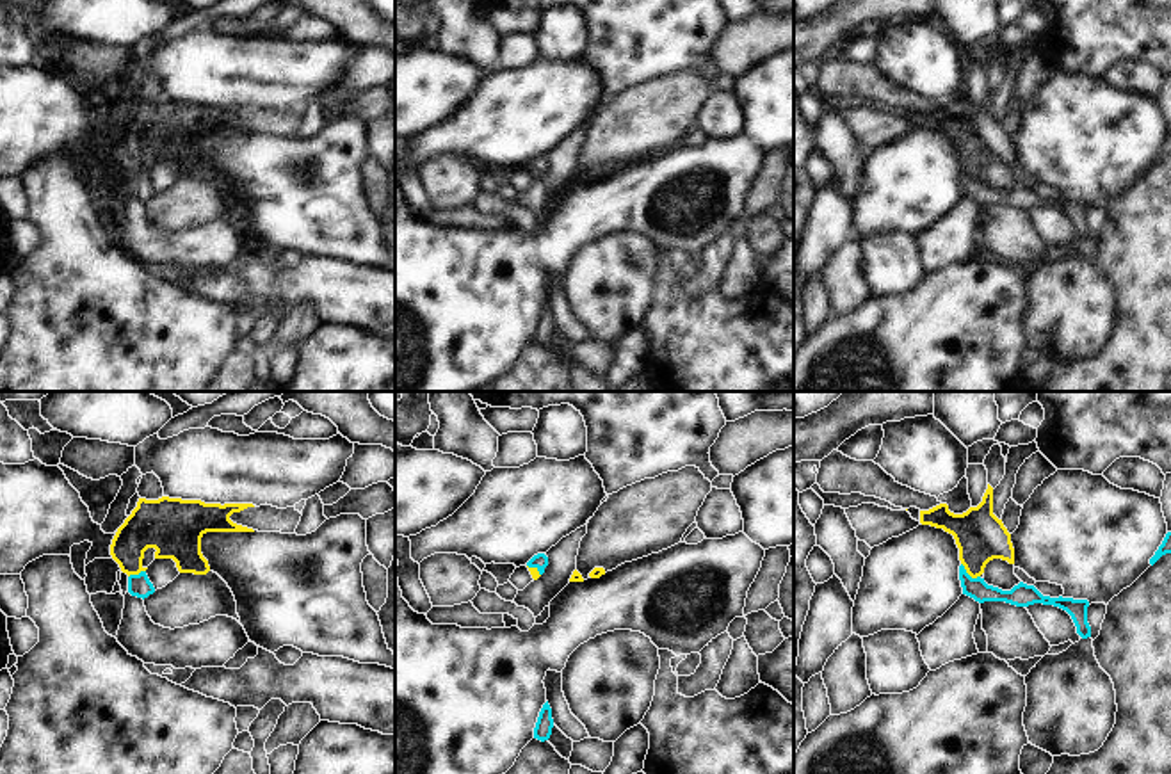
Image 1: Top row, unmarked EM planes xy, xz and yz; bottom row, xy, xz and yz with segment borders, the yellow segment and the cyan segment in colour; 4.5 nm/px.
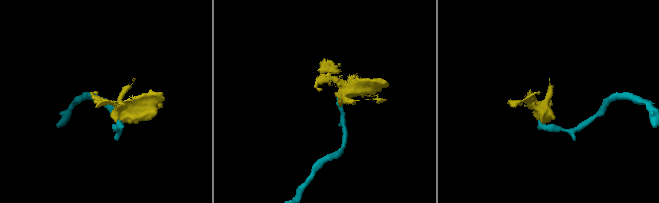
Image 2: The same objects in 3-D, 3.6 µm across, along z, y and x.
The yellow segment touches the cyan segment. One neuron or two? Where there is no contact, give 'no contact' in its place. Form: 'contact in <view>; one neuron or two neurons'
contact in yz; two neurons

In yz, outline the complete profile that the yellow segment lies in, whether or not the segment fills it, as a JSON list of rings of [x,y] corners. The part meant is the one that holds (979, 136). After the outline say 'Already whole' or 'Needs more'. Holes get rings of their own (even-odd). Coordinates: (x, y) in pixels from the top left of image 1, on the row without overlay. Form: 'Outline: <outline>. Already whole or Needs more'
Outline: [[[989,85],[977,109],[954,116],[947,105],[940,105],[929,112],[920,112],[920,125],[943,130],[954,137],[959,162],[972,180],[981,178],[993,160],[1014,165],[1011,135],[1002,121],[993,116],[993,89]]]. Already whole

